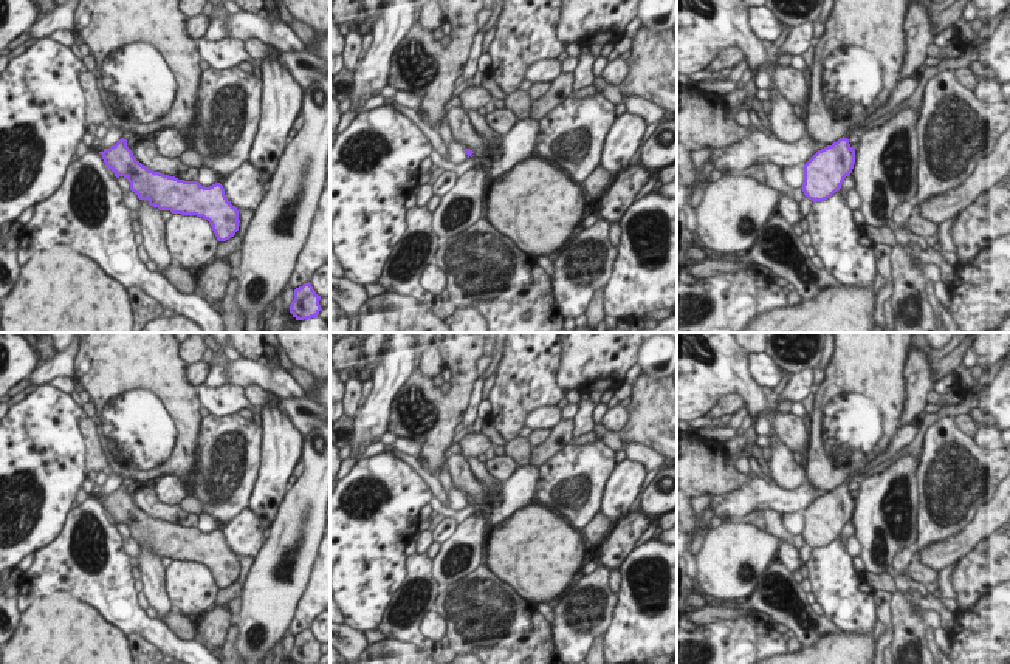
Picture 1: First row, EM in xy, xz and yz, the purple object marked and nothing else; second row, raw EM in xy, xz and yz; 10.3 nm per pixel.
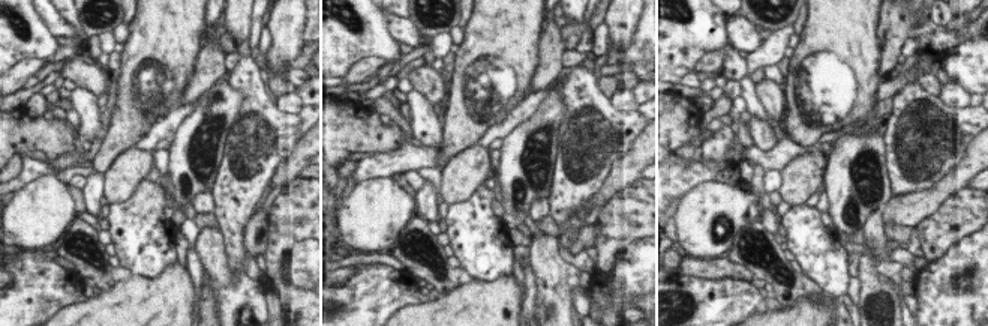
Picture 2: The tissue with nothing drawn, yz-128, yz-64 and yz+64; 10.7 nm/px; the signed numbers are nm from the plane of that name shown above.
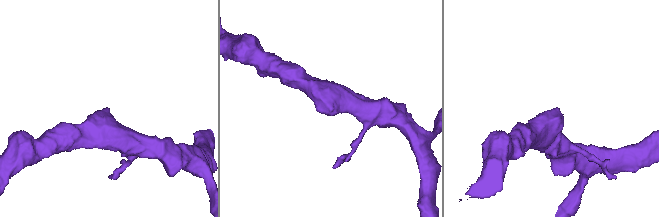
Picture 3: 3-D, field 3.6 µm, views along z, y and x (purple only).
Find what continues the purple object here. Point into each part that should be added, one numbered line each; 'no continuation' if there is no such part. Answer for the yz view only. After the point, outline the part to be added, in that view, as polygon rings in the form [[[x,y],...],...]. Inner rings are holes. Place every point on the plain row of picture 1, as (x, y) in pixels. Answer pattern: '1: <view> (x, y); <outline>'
1: yz (972, 401); [[[1008,354],[999,358],[991,368],[984,370],[982,376],[979,378],[979,385],[976,388],[971,388],[968,392],[968,396],[962,402],[959,402],[957,406],[946,406],[946,407],[943,406],[936,413],[926,413],[925,421],[911,444],[903,446],[897,454],[894,454],[889,460],[880,463],[878,466],[874,466],[864,471],[863,474],[850,475],[844,481],[844,484],[849,486],[852,481],[861,484],[866,478],[888,471],[902,458],[905,457],[912,458],[916,455],[920,455],[925,433],[936,421],[939,421],[940,418],[956,418],[959,415],[968,415],[974,407],[979,407],[981,390],[993,382],[993,379],[998,376],[998,373],[1002,370],[1004,364],[1007,362],[1007,358]]]

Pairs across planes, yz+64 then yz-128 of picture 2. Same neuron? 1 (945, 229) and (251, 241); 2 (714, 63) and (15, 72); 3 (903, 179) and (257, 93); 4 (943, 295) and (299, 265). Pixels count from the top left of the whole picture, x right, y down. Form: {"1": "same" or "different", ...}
{"1": "different", "2": "same", "3": "same", "4": "same"}

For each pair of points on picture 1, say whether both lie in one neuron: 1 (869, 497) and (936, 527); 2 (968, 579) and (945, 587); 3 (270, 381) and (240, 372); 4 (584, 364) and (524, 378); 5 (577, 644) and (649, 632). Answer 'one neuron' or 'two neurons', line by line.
1: two neurons
2: two neurons
3: one neuron
4: two neurons
5: two neurons

